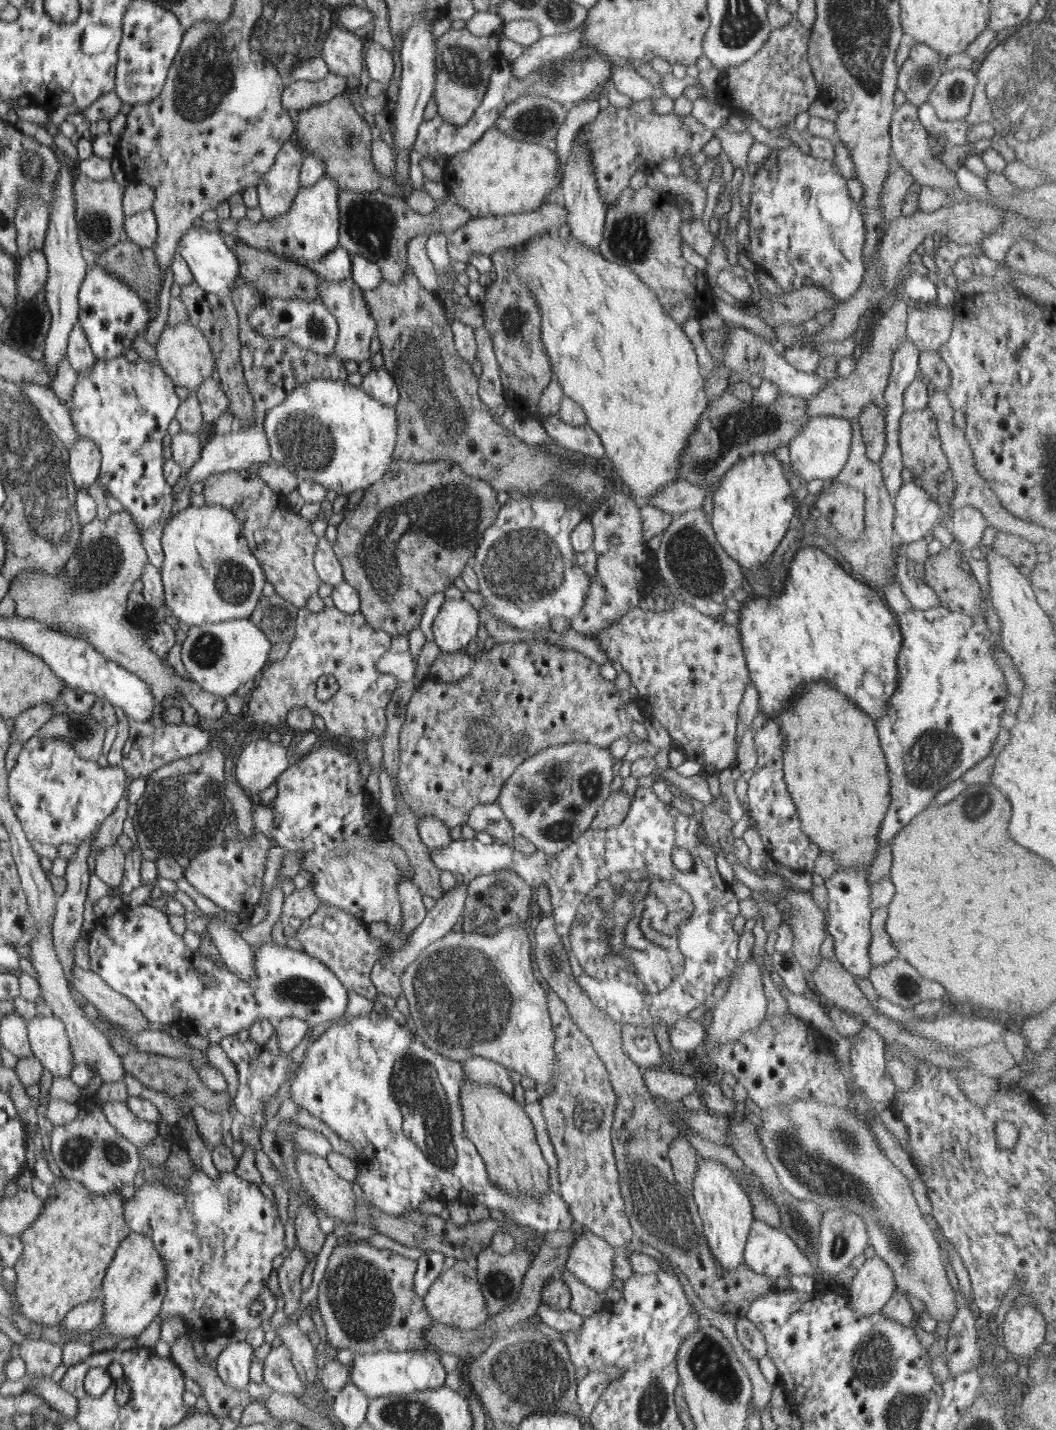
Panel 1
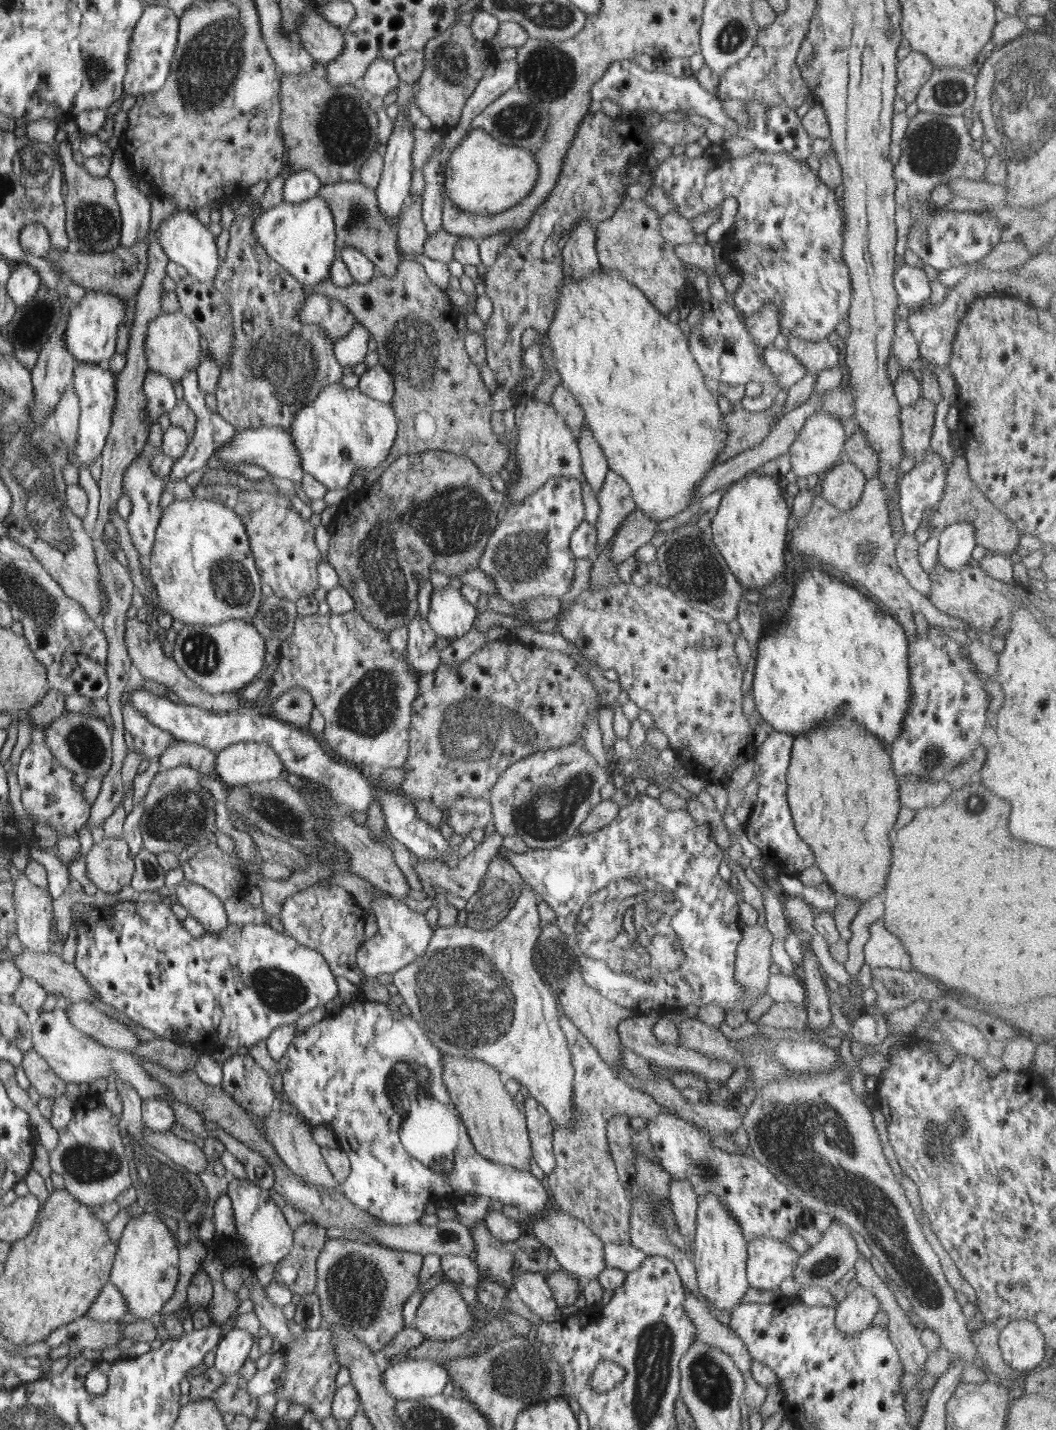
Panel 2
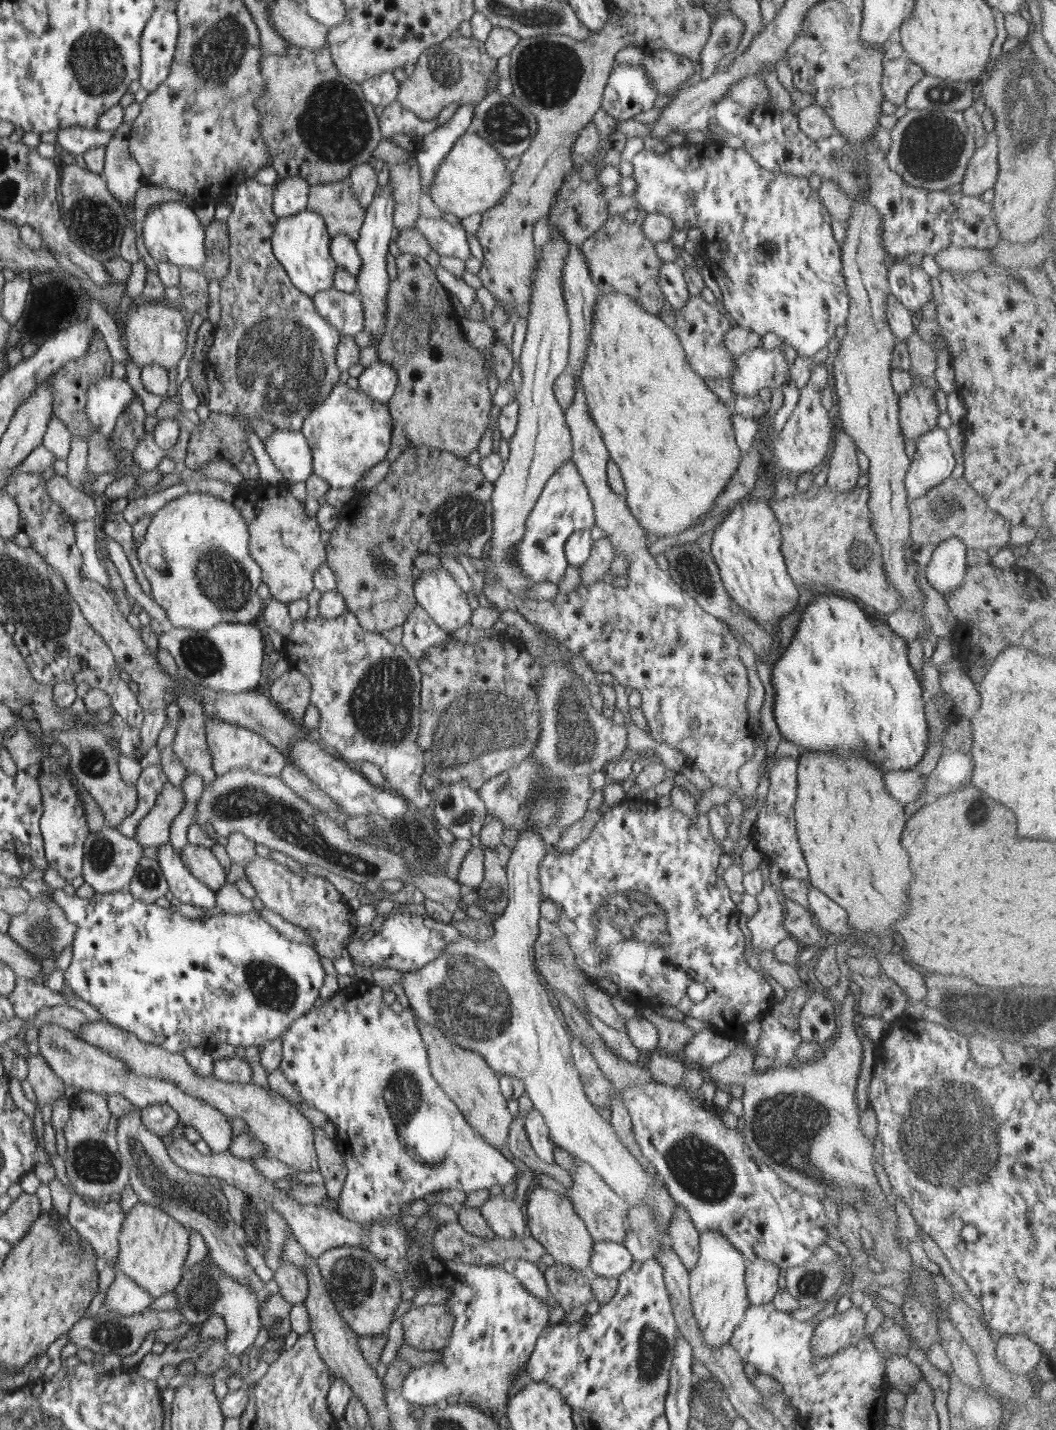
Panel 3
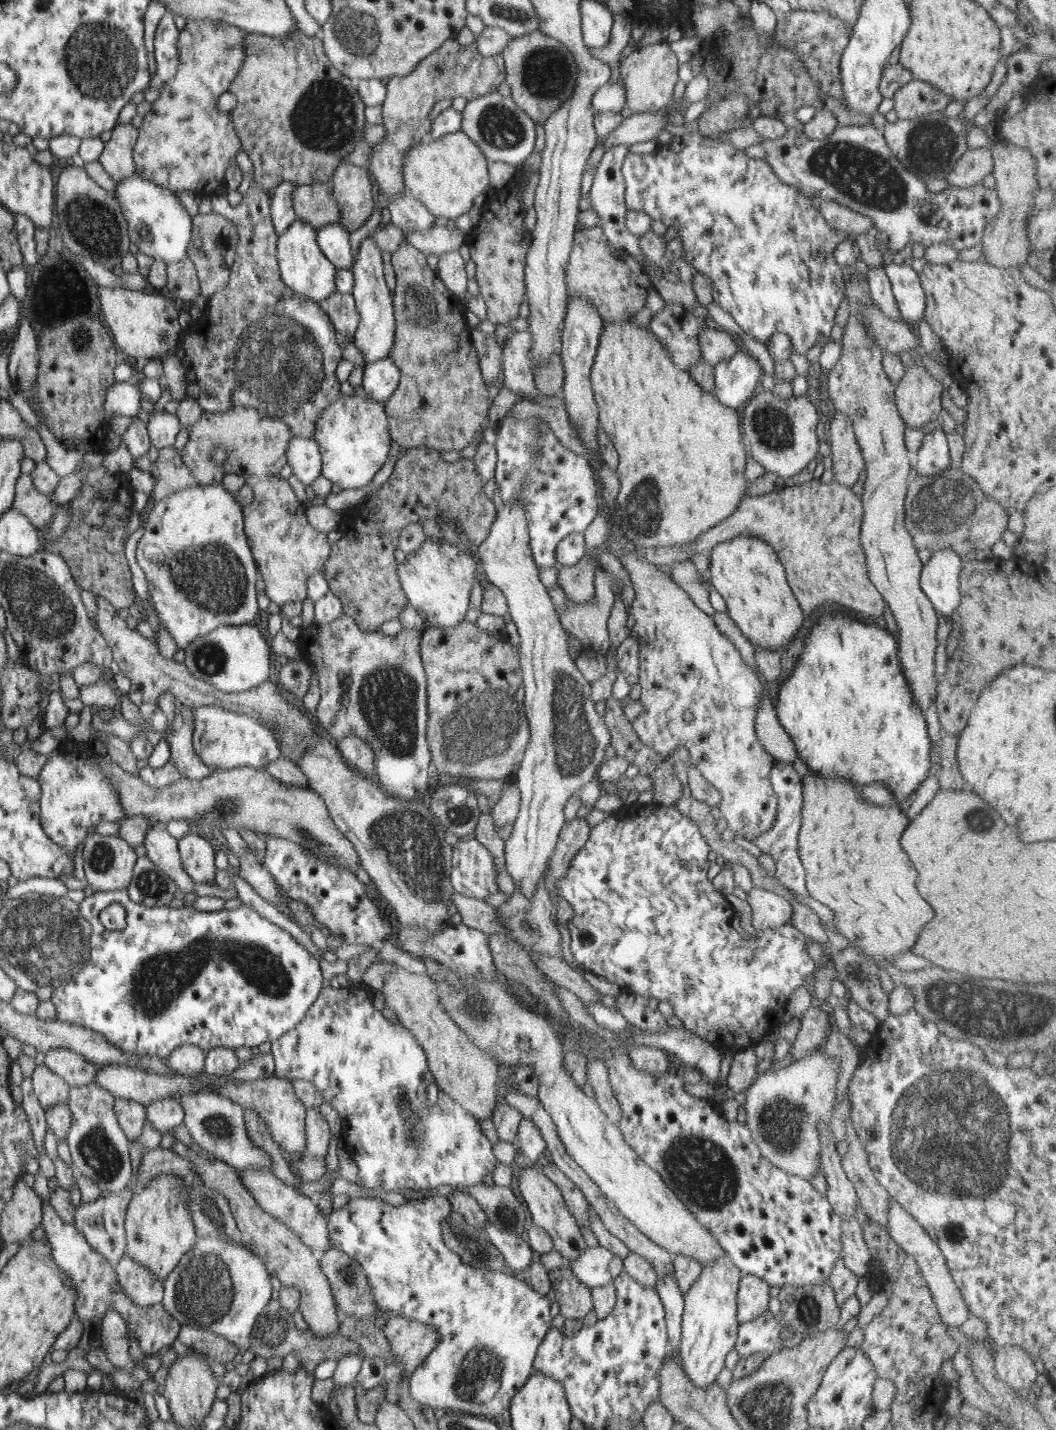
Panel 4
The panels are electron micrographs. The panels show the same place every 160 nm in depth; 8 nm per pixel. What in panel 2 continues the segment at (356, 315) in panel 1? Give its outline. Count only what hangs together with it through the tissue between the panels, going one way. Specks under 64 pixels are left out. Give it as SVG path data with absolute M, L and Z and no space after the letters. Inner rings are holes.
M354 323L352 330L334 342L334 354L342 366L356 366L364 362L368 352L370 332L362 323Z

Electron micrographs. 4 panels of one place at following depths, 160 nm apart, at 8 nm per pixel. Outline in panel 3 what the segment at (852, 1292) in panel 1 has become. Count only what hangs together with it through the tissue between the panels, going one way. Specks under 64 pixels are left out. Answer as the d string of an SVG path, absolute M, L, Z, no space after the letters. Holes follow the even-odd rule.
M852 1305L846 1312L838 1312L817 1323L811 1338L813 1357L827 1357L839 1350L854 1348L865 1336L864 1324L868 1305Z

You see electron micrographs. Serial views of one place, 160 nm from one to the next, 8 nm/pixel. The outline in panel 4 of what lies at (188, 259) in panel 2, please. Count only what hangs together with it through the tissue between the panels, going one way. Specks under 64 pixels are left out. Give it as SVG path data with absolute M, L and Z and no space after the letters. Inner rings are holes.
M135 173L116 184L115 199L121 204L129 223L129 236L141 253L162 258L166 263L180 262L186 256L192 238L192 216L182 208L178 198L168 188L154 184Z

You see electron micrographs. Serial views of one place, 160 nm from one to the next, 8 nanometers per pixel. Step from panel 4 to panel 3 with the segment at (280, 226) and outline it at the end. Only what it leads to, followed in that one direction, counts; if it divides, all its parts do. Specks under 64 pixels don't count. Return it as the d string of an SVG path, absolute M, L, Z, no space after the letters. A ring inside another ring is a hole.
M300 177L278 180L273 189L273 211L277 218L289 217L306 209L310 187L309 182Z

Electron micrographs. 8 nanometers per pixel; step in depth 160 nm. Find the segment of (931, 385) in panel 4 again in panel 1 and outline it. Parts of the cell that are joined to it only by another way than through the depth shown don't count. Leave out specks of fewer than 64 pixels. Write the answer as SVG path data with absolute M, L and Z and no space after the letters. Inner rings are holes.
M928 409L916 411L905 411L901 416L899 424L899 445L903 464L914 475L913 482L924 488L924 491L934 498L940 506L950 503L950 498L955 496L956 482L954 475L947 461L947 456L941 447L937 422L934 413Z

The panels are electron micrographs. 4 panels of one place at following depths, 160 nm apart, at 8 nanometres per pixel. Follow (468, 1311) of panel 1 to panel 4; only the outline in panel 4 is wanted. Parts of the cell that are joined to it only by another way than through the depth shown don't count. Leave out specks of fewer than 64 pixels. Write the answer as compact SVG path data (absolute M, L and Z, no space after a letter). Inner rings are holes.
M405 1316L391 1317L382 1331L391 1344L393 1357L403 1364L403 1368L399 1369L408 1377L440 1340L435 1326Z

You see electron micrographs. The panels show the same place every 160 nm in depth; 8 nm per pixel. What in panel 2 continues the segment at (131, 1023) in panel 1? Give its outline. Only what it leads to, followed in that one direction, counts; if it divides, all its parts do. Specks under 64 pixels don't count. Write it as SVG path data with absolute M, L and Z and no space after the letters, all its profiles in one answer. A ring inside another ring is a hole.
M22 945L21 955L12 954L14 965L28 978L38 982L44 990L53 994L64 994L70 1005L87 1001L100 1001L96 990L90 988L84 975L73 964L64 962L62 956L54 953L34 953Z

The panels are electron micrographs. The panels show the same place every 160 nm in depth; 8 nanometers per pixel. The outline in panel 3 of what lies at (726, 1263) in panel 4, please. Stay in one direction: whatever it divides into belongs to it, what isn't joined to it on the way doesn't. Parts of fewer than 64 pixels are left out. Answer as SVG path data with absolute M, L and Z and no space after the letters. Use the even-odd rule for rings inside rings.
M716 1231L699 1234L699 1259L689 1272L689 1293L696 1323L705 1343L719 1349L731 1340L734 1329L742 1322L749 1307L745 1283L746 1260L743 1254Z

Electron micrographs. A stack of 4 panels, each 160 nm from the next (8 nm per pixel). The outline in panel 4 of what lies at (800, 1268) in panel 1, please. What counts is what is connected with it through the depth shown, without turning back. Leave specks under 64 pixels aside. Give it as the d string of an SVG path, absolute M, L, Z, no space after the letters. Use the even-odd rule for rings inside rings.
M743 1274L737 1292L737 1317L739 1324L768 1311L770 1285L756 1275Z

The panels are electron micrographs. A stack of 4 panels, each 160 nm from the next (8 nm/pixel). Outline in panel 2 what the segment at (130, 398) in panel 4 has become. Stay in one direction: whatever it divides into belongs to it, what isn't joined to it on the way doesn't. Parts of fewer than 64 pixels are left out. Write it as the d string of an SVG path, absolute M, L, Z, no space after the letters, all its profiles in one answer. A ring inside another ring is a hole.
M77 361L73 368L73 382L76 394L79 396L80 416L77 432L77 443L72 448L75 460L86 468L102 454L113 418L113 406L117 399L116 377L104 365Z

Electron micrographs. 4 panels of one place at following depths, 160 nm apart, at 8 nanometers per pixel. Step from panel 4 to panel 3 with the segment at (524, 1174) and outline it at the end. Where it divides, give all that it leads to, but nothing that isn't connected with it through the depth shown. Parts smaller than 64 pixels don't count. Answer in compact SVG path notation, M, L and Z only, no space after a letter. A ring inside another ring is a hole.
M535 1182L527 1193L526 1224L532 1237L550 1253L558 1263L572 1268L587 1268L593 1255L593 1239L585 1222L573 1209L573 1204L560 1193L546 1189Z

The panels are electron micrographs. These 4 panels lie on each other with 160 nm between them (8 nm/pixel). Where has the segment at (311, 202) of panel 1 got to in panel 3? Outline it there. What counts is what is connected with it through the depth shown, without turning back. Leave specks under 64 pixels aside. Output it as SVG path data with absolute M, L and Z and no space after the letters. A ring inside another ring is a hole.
M304 209L298 214L277 219L270 239L273 254L300 292L312 298L317 292L332 289L338 266L330 254L331 236L321 214Z

